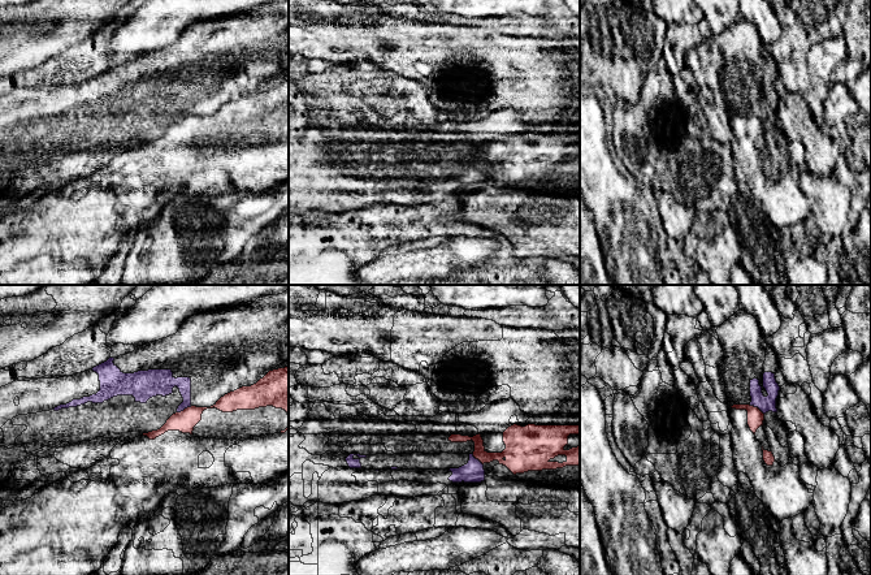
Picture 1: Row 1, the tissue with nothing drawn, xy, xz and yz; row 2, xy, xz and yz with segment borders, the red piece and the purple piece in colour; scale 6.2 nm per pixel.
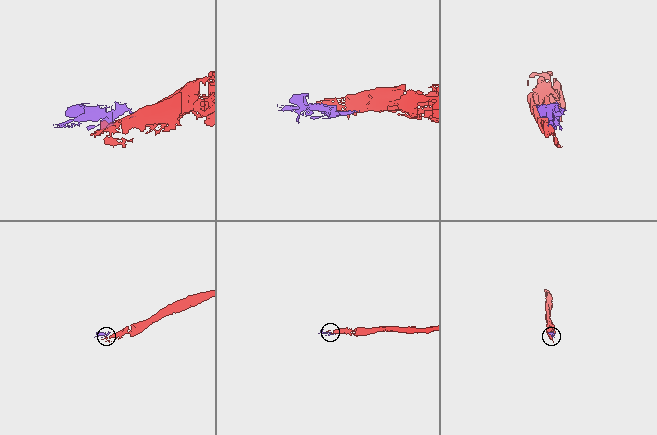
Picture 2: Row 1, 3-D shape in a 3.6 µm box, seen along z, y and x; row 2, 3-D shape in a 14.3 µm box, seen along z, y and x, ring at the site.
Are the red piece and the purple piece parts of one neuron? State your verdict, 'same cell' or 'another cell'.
another cell

